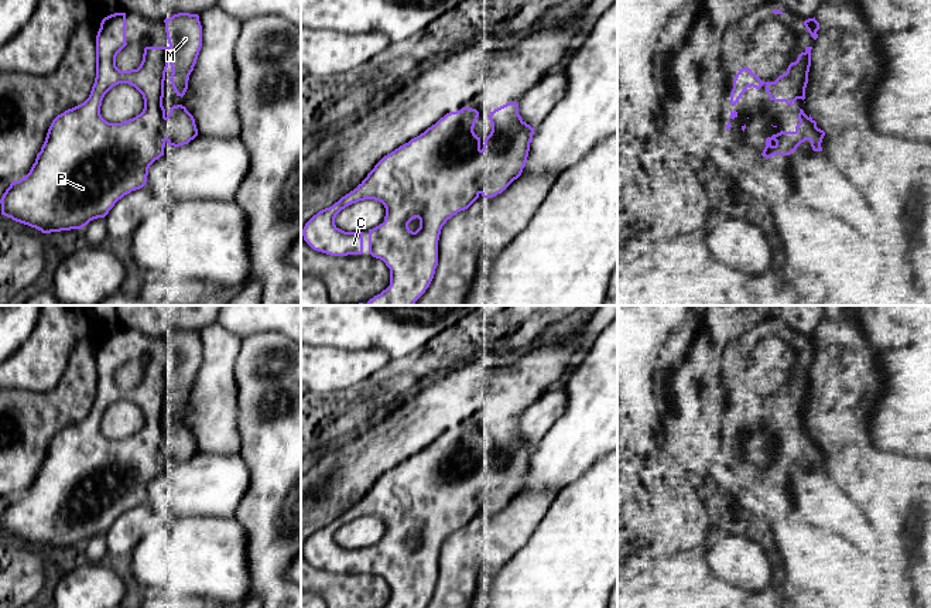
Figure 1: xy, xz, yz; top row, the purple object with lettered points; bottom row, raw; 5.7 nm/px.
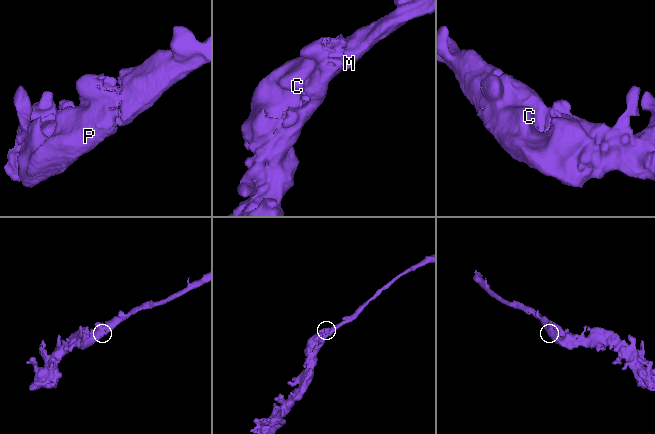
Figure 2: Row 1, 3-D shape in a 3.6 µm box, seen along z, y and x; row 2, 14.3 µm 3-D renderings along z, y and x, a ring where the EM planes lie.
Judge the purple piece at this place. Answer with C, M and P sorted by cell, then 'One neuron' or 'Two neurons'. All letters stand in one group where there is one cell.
Groups: C M P. One neuron

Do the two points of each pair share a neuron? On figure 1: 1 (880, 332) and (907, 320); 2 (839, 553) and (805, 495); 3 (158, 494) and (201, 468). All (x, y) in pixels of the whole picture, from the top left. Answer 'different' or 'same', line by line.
1: same
2: different
3: same

